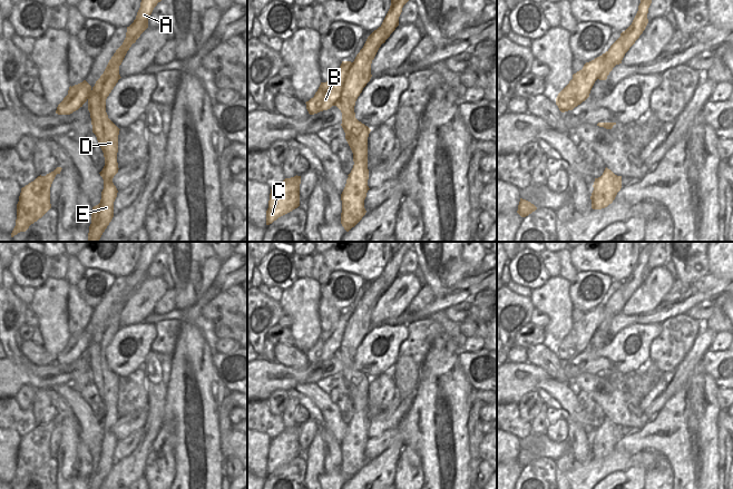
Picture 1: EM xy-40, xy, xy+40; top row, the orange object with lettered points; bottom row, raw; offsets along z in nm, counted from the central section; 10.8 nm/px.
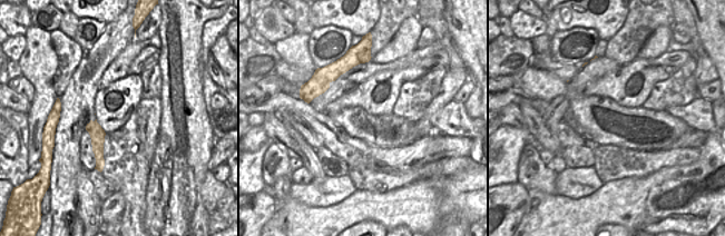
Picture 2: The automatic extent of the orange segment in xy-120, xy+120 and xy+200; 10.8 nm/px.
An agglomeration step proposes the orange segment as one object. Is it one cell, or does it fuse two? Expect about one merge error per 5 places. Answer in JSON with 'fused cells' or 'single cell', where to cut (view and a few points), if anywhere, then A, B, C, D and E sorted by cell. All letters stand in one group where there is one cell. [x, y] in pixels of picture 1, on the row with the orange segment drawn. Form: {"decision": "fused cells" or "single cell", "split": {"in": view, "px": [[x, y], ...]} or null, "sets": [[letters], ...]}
{"decision": "fused cells", "split": {"in": "xy", "px": [[369, 64], [361, 70], [348, 75], [342, 94], [335, 105]]}, "sets": [["A", "B", "C"], ["D", "E"]]}

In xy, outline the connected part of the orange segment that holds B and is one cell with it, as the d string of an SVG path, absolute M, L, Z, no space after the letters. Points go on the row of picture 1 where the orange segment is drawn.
M391 0L390 9L382 25L368 37L363 48L356 55L354 61L342 61L340 69L332 79L326 82L321 82L314 97L305 102L310 115L336 106L336 102L342 95L342 89L348 75L363 71L363 68L366 65L371 66L381 45L385 42L399 26L399 17L402 12L403 6L408 1L409 0Z

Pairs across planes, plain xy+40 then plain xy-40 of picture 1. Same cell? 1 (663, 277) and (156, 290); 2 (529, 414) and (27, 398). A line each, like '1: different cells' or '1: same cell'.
1: same cell
2: same cell

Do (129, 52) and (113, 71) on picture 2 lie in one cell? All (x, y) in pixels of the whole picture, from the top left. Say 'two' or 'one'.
one

